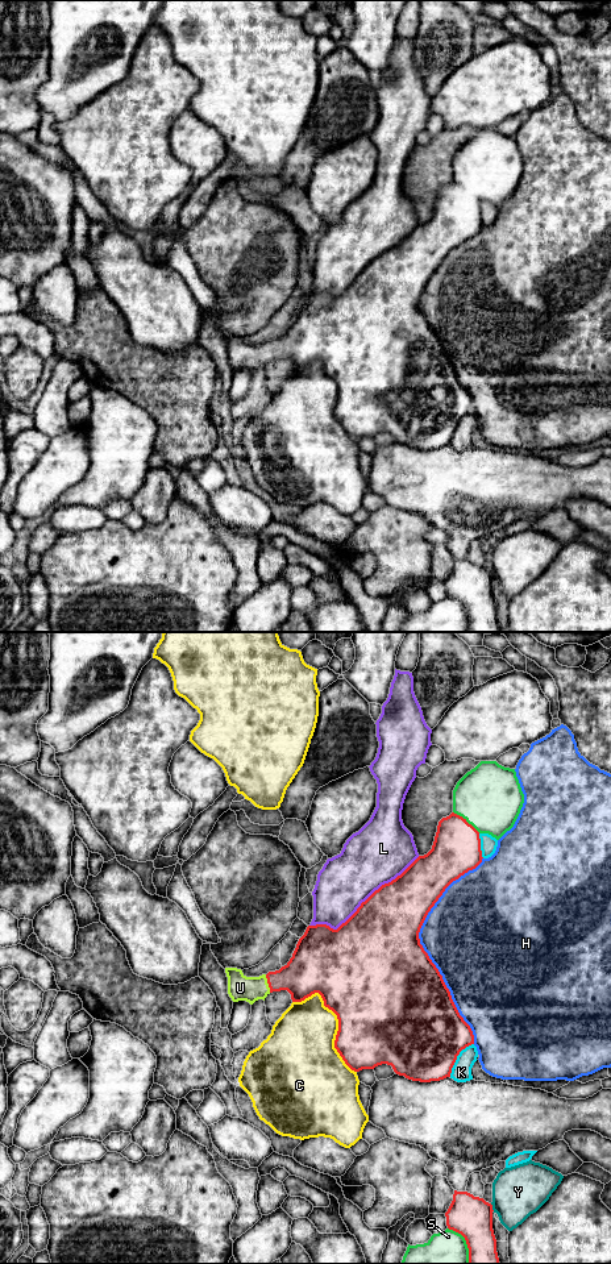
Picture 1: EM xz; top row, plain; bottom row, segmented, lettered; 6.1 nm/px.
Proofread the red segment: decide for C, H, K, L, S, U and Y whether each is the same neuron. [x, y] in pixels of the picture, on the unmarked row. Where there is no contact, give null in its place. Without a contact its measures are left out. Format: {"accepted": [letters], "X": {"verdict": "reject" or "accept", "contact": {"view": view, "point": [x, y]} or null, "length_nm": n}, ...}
{"accepted": ["U"], "C": {"verdict": "reject", "contact": {"view": "xz", "point": [339, 389]}, "length_nm": 600}, "H": {"verdict": "reject", "contact": {"view": "xz", "point": [422, 315]}, "length_nm": 1150}, "K": {"verdict": "reject", "contact": {"view": "xz", "point": [456, 425]}, "length_nm": 260}, "L": {"verdict": "reject", "contact": {"view": "xz", "point": [365, 269]}, "length_nm": 800}, "S": {"verdict": "reject", "contact": {"view": "xz", "point": [465, 188]}, "length_nm": 220}, "U": {"verdict": "accept", "contact": {"view": "xz", "point": [267, 350]}, "length_nm": 120}, "Y": {"verdict": "reject", "contact": {"view": "xz", "point": [491, 576]}, "length_nm": 50}}

